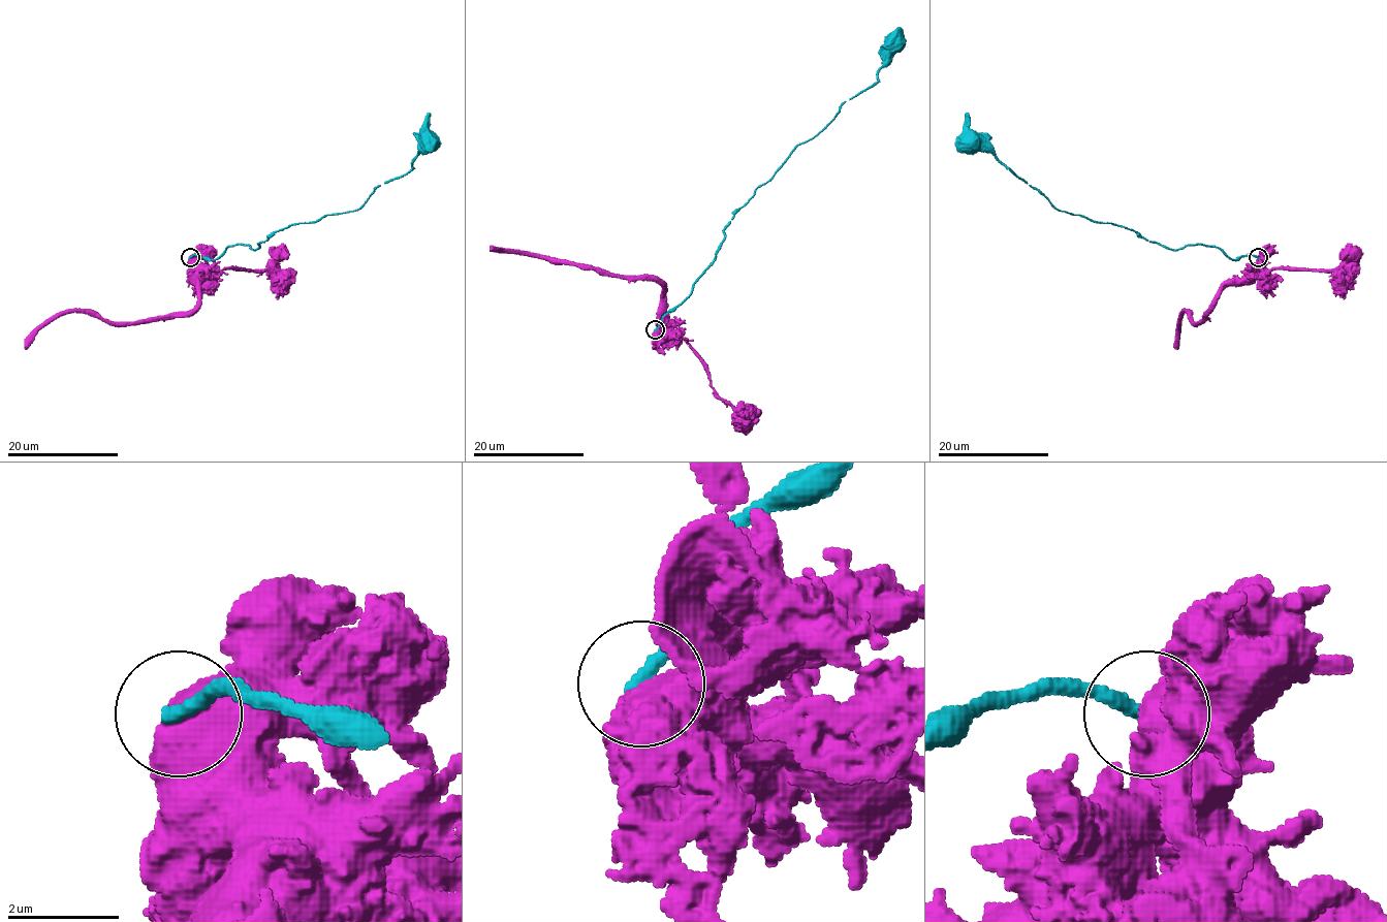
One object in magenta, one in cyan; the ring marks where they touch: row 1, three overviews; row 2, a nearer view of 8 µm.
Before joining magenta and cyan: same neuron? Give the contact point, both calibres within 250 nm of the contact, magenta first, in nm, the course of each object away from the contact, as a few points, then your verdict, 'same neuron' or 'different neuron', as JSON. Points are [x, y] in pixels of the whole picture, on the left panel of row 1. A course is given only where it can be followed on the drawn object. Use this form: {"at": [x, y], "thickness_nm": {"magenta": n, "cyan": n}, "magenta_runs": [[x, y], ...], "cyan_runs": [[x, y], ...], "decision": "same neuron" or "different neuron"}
{"at": [190, 257], "thickness_nm": {"magenta": 750, "cyan": 300}, "magenta_runs": [[190, 257], [197, 267], [197, 304], [190, 311], [130, 321], [104, 320], [82, 312], [58, 313], [25, 349]], "cyan_runs": [[190, 257], [217, 259], [228, 247], [246, 244], [256, 249], [288, 225], [353, 212], [411, 168], [431, 144]], "decision": "different neuron"}

